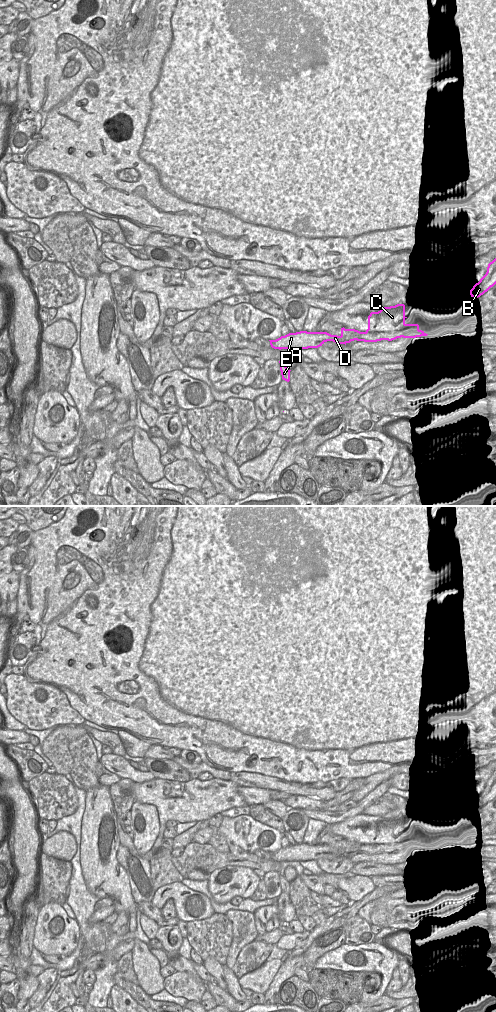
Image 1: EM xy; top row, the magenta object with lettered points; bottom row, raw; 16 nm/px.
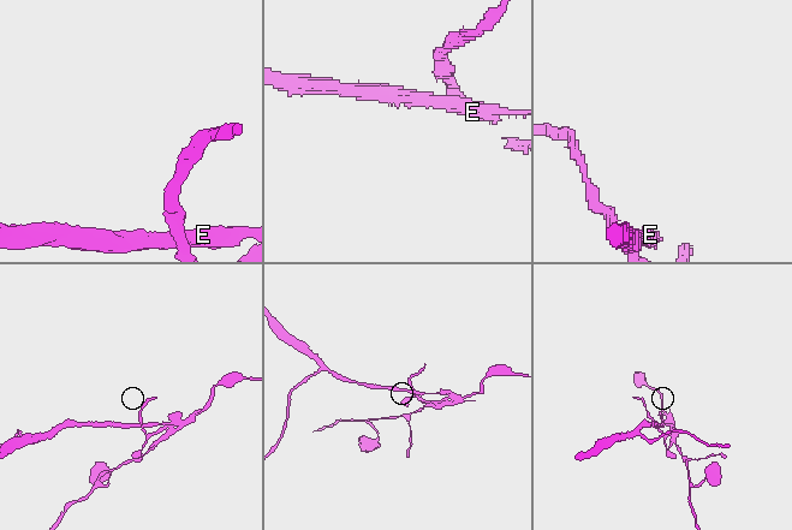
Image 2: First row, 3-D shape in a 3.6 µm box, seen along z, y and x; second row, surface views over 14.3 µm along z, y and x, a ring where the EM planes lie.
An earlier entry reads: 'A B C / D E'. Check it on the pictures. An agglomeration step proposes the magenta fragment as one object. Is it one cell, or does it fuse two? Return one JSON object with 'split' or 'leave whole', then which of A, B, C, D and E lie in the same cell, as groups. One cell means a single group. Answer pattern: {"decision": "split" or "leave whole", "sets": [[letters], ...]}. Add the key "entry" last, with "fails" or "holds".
{"decision": "split", "sets": [["A", "B", "C"], ["D", "E"]], "entry": "holds"}

